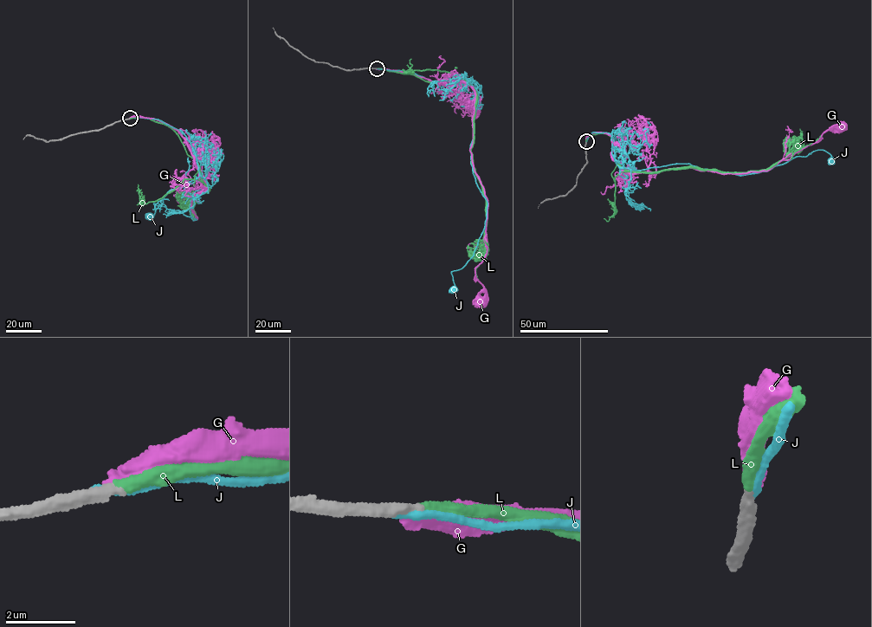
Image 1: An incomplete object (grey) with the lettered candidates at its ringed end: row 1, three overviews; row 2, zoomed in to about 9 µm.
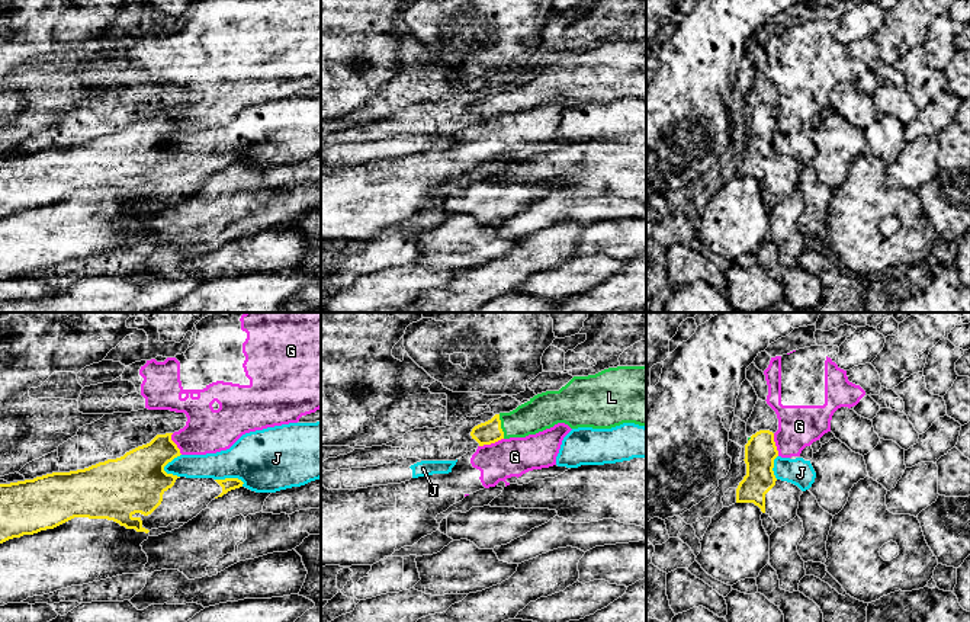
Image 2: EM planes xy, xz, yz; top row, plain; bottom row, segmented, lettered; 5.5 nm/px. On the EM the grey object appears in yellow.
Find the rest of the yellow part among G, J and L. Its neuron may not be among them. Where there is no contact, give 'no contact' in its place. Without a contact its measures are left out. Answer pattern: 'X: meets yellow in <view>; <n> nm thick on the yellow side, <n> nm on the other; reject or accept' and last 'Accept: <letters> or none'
G: meets yellow in xz; 130 nm thick on the yellow side, 220 nm on the other; reject
J: meets yellow in xy; 320 nm thick on the yellow side, 140 nm on the other; reject
L: meets yellow in xz; 130 nm thick on the yellow side, 190 nm on the other; accept
Accept: L

